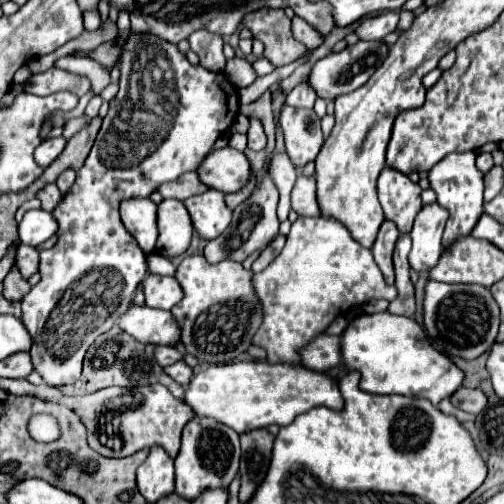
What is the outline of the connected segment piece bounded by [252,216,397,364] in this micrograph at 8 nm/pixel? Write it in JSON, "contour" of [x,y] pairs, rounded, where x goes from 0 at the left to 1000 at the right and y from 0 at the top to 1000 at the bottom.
{"contour":[[[639,429],[591,433],[579,444],[567,472],[567,488],[556,500],[556,508],[548,508],[528,536],[504,544],[504,571],[508,583],[516,587],[516,599],[524,603],[524,643],[516,647],[516,659],[508,659],[500,679],[532,694],[532,718],[540,722],[548,718],[595,722],[591,694],[619,671],[635,667],[663,631],[687,623],[698,607],[714,607],[738,591],[776,599],[788,587],[786,569],[766,563],[750,524],[742,520],[738,500],[714,488],[675,440],[643,437]]]}

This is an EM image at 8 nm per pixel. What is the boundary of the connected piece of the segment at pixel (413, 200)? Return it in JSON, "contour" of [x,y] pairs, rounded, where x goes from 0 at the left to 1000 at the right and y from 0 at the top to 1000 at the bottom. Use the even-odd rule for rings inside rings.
{"contour":[[[762,333],[754,341],[750,397],[762,413],[766,437],[778,437],[790,448],[794,464],[810,464],[817,456],[821,433],[837,413],[833,381],[837,373],[798,341],[786,341],[778,333]]]}

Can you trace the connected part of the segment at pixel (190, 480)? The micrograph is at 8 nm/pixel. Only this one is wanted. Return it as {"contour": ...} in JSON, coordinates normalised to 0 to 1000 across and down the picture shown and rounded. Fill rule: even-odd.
{"contour":[[[385,825],[361,857],[361,885],[349,905],[349,976],[373,992],[397,984],[413,968],[448,968],[460,948],[472,940],[476,921],[476,873],[472,861],[448,841]]]}

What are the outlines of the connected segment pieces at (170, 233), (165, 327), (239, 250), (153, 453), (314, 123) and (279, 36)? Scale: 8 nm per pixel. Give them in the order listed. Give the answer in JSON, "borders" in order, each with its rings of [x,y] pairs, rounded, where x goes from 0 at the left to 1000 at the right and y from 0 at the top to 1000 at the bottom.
{"borders":[[[[325,393],[313,405],[313,476],[310,496],[329,512],[361,504],[381,472],[381,440],[369,421],[369,409],[357,397]]],[[[258,599],[254,615],[234,631],[234,647],[282,683],[345,687],[357,675],[357,647],[345,627],[325,615],[294,611],[290,603],[274,607]]],[[[536,321],[528,325],[528,345],[520,353],[520,361],[512,365],[512,377],[496,385],[492,397],[484,397],[484,405],[472,405],[464,413],[464,433],[460,444],[448,452],[448,460],[440,468],[433,468],[429,476],[413,480],[405,492],[405,512],[421,524],[437,520],[437,516],[476,516],[484,520],[492,504],[500,504],[504,496],[520,492],[524,484],[532,484],[548,464],[552,464],[552,433],[548,433],[548,409],[552,409],[552,373],[540,357],[540,349],[532,345],[536,337]]],[[[302,885],[294,909],[270,933],[274,972],[294,996],[345,976],[345,913],[321,885]]],[[[563,206],[556,222],[556,250],[579,325],[587,333],[603,333],[611,321],[623,321],[643,286],[635,234],[627,222],[607,214],[575,214]]],[[[516,16],[516,24],[496,24],[480,52],[488,52],[504,75],[524,83],[524,115],[532,115],[548,135],[567,131],[599,115],[611,95],[583,79],[575,60],[575,36],[563,20]]]]}

